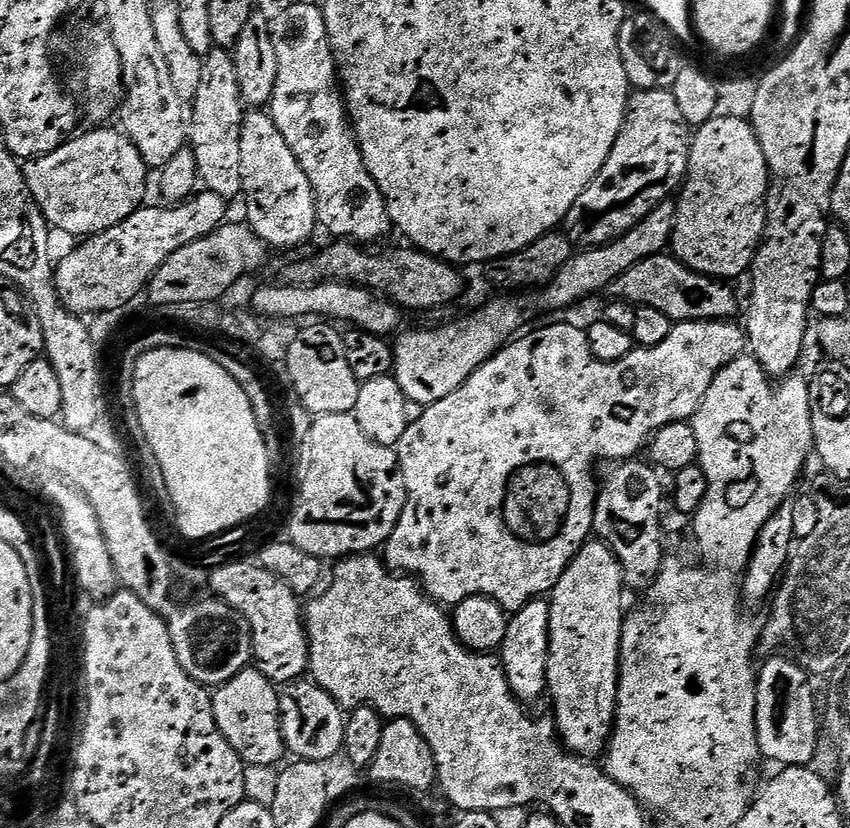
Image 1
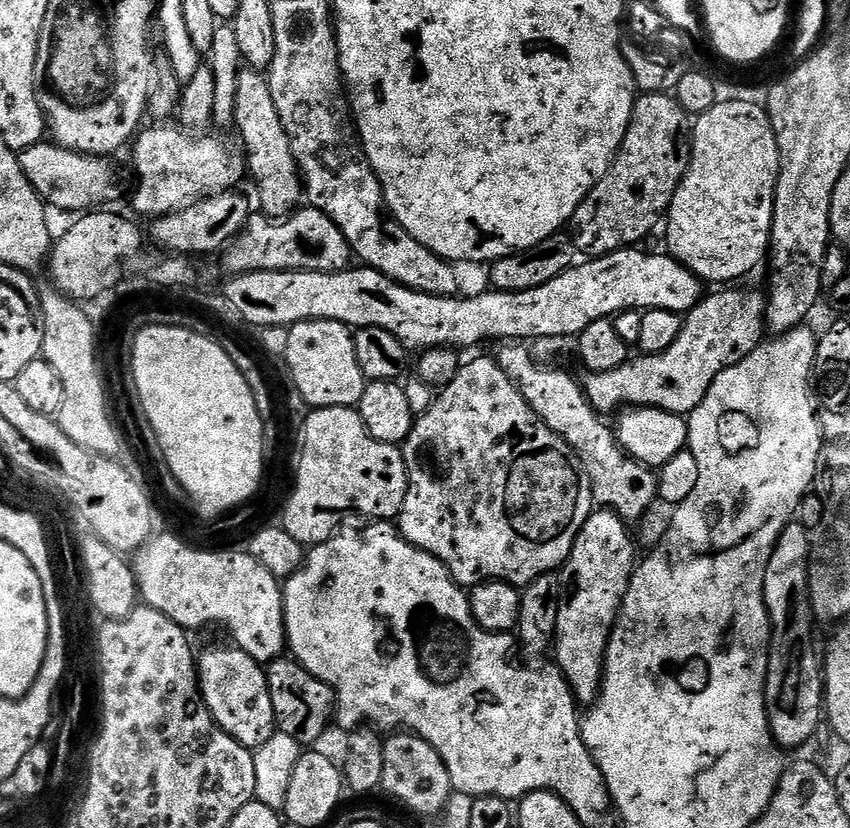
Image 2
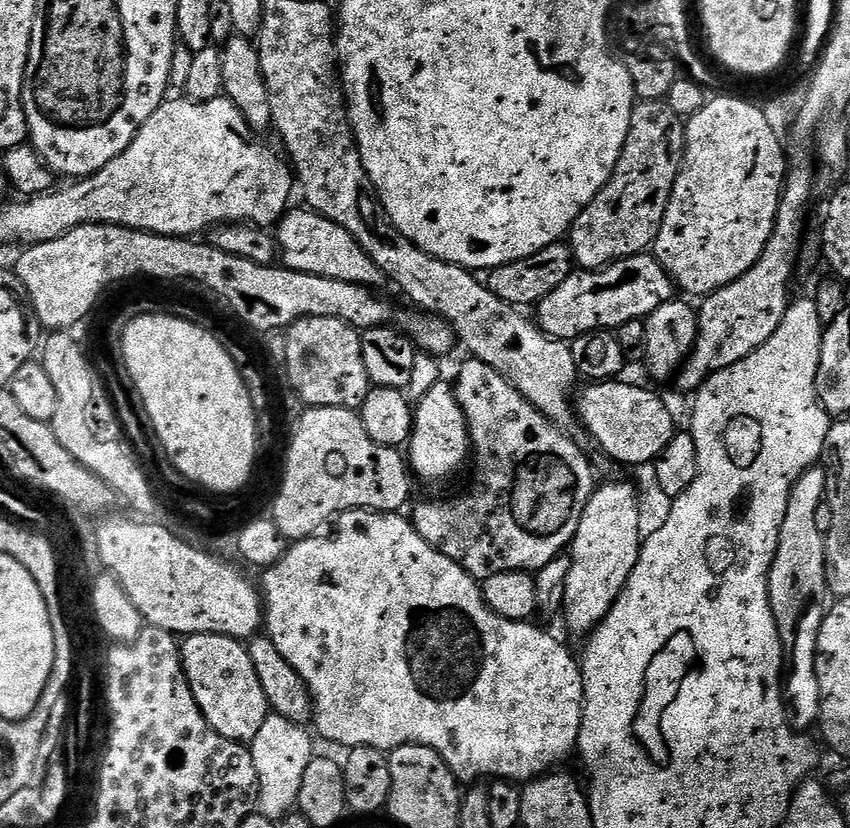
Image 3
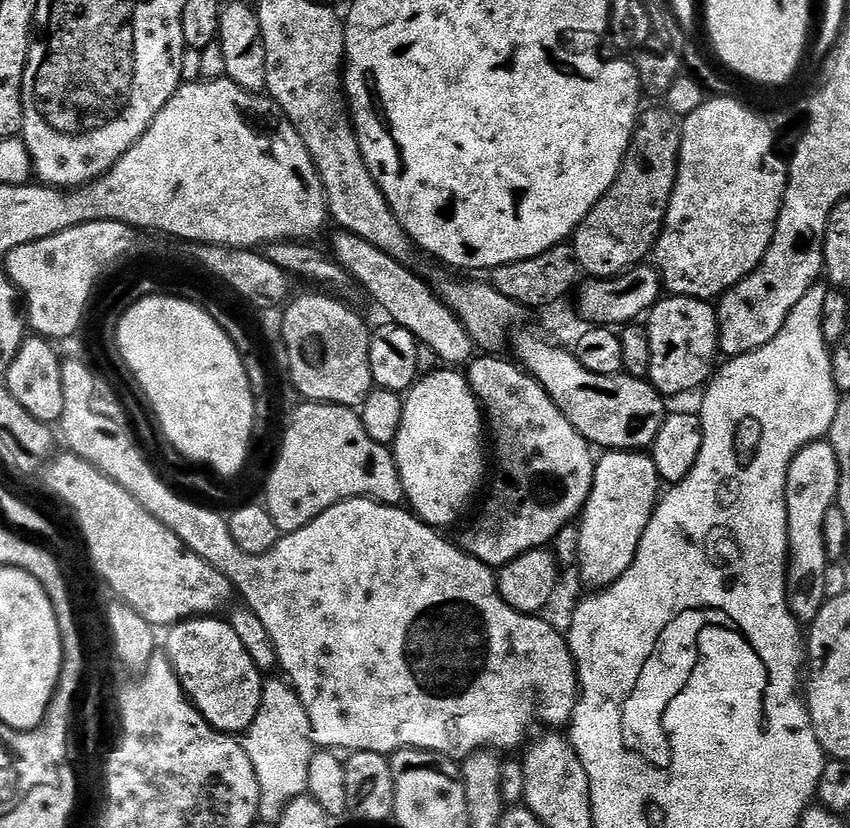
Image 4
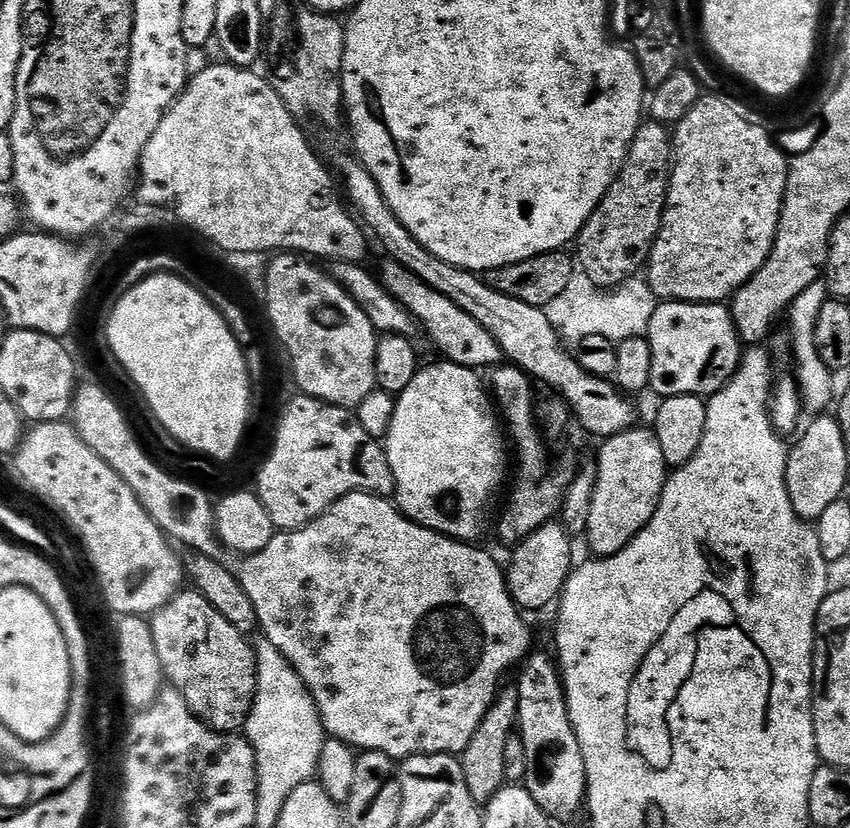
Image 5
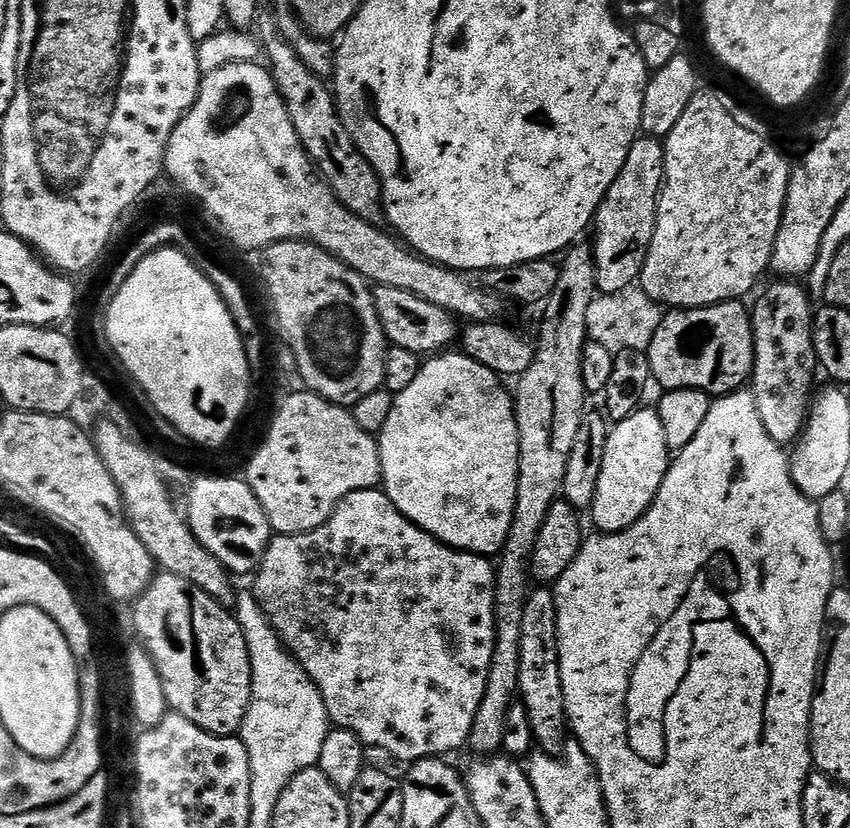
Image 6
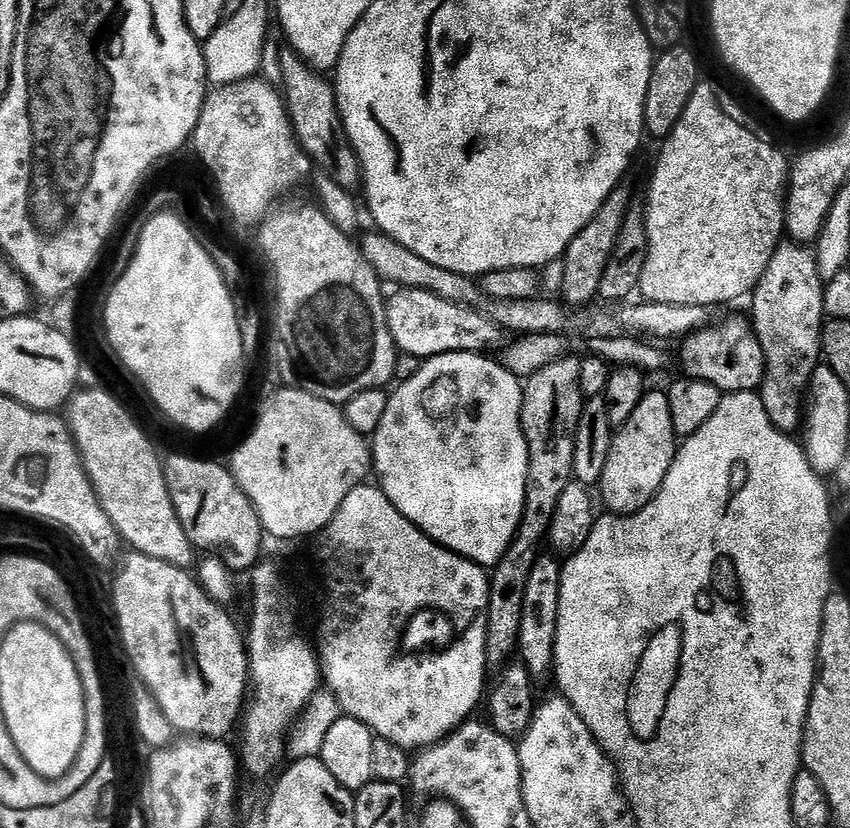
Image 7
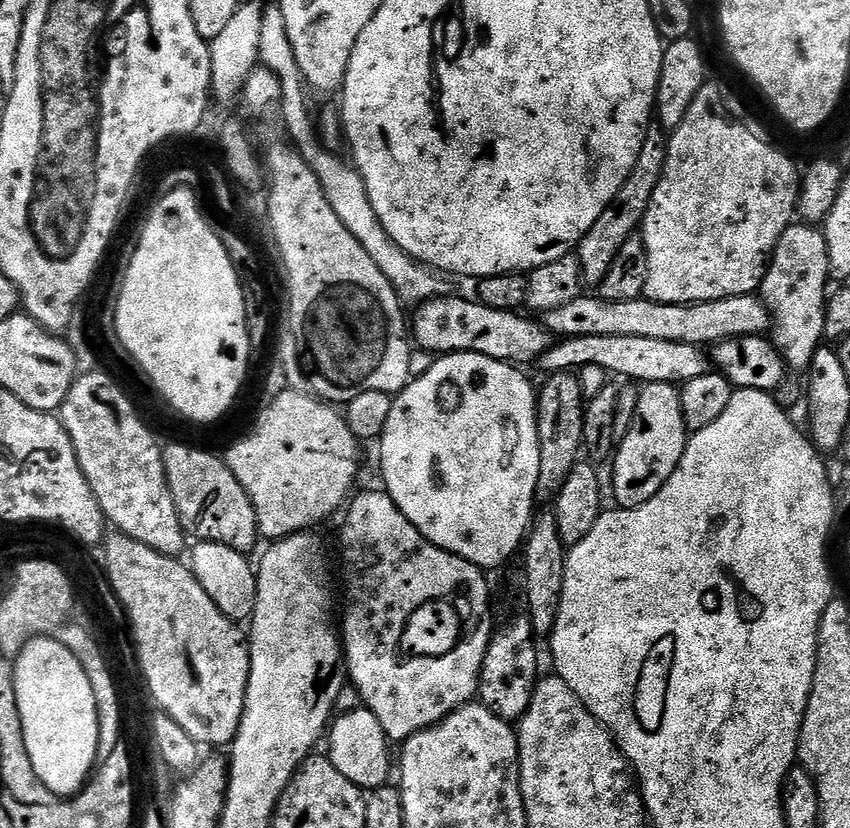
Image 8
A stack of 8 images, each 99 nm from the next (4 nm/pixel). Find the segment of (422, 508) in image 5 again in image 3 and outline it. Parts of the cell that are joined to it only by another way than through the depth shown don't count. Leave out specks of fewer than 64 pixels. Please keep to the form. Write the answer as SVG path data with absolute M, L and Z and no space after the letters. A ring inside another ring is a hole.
M451 383L432 384L425 390L424 397L415 401L412 437L406 445L406 456L410 461L411 471L424 480L444 480L463 466L467 456L469 459L468 420L464 417L456 389Z

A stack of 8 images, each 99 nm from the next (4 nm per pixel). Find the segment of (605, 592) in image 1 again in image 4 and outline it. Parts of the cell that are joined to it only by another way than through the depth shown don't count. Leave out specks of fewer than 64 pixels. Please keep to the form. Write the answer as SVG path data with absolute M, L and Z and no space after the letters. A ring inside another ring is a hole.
M608 450L601 456L604 457L596 460L592 489L578 520L578 569L580 580L588 590L608 588L630 568L662 492L660 475L647 451Z

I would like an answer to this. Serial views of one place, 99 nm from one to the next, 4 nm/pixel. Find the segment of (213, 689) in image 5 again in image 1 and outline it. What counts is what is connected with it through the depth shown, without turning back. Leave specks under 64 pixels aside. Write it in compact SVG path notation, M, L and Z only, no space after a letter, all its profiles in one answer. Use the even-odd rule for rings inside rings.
M249 666L219 685L212 696L212 709L218 730L245 765L276 766L285 759L286 749L280 729L280 693L277 685L265 678L263 671Z

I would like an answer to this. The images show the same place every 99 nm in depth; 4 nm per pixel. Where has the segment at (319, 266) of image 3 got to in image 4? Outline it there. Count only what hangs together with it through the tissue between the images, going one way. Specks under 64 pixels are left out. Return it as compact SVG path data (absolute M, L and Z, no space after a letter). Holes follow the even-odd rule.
M336 230L333 234L330 255L359 282L367 295L369 292L392 315L389 316L391 323L406 326L421 346L448 363L445 365L464 366L473 359L474 345L466 326L462 326L460 319L440 299L433 285L431 288L418 273L411 272L405 261L390 258L390 254L366 242L366 238L358 238L358 234L343 230Z

